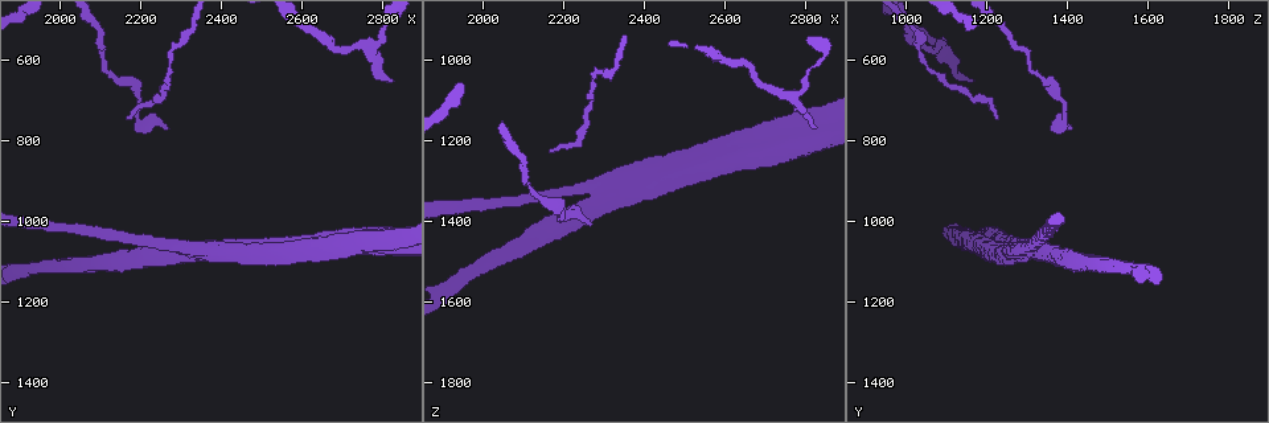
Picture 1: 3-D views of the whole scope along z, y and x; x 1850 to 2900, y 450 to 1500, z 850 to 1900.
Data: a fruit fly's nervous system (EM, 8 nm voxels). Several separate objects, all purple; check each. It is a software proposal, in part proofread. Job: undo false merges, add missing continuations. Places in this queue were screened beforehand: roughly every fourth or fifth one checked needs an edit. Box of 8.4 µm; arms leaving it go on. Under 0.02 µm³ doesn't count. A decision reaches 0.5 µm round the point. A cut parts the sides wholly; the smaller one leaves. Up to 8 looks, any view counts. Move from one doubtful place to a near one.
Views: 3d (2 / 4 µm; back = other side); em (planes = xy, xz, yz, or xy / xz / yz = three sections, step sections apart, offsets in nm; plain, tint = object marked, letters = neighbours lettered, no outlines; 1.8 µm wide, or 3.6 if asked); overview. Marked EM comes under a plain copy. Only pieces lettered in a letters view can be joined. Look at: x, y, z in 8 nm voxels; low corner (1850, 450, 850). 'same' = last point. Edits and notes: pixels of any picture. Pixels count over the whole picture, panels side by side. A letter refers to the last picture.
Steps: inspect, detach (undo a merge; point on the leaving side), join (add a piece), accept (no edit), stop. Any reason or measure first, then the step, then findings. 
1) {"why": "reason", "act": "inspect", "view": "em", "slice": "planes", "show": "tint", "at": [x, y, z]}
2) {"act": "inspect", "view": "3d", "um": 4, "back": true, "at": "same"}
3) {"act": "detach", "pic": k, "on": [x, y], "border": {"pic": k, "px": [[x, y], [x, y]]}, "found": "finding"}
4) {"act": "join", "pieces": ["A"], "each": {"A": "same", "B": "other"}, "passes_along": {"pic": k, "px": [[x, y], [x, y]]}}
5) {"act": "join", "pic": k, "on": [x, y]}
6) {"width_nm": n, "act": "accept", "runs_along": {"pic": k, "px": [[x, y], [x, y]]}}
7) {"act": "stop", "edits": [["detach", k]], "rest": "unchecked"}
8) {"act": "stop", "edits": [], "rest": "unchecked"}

{"why": "three-way junction", "act": "inspect", "view": "em", "slice": "xy", "step": 8, "show": "tint", "at": [2350, 1070, 1325]}

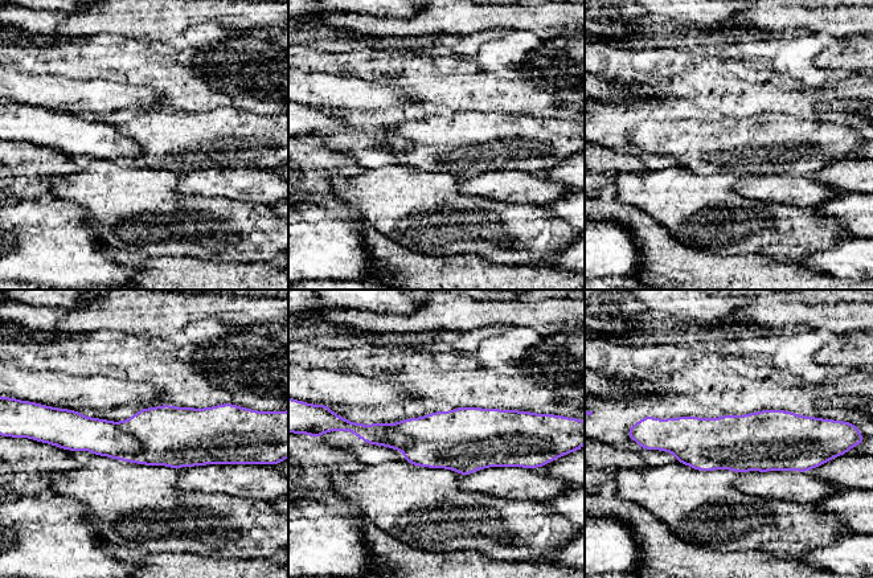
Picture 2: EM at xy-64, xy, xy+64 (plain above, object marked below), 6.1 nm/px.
{"why": "cut it another way", "act": "inspect", "view": "em", "slice": "planes", "show": "letters", "at": "same"}

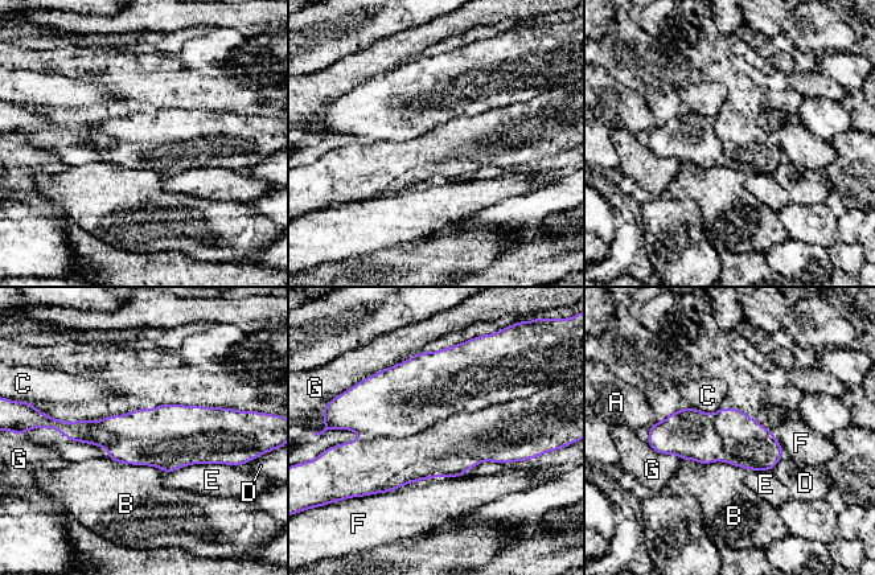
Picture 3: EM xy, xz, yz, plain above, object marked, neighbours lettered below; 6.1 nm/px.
{"width_nm": 320, "act": "detach", "pic": 3, "on": [409, 397], "each": {"A": "other", "B": "other", "C": "other", "D": "other", "E": "other", "F": "other", "G": "other"}, "border": {"pic": 3, "px": [[520, 397], [362, 439]]}, "found": "two neurons meet here"}

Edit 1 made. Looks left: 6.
{"why": "sharp bend", "act": "inspect", "view": "3d", "um": 4, "at": [2200, 725, 1385]}

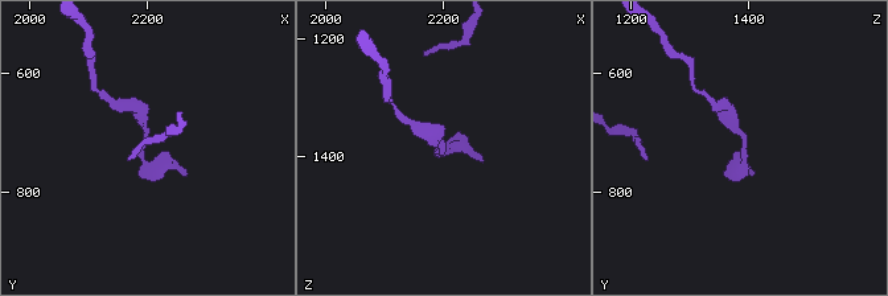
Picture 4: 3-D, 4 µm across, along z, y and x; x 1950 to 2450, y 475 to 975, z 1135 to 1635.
{"act": "inspect", "view": "em", "um": 3.6, "slice": "planes", "show": "letters", "at": [2200, 720, 1390]}

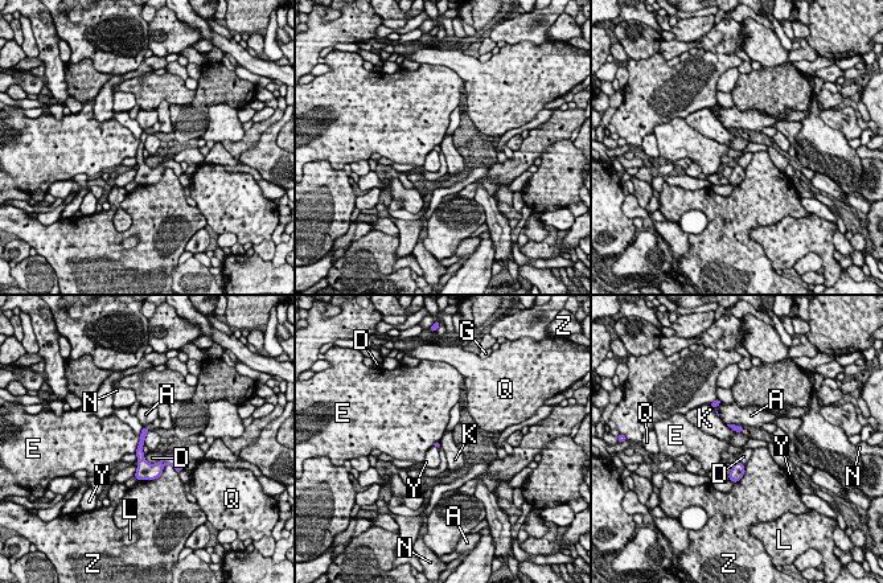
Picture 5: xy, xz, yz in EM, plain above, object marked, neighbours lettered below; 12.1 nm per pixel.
{"act": "accept", "each": {"A": "other", "D": "other", "E": "other", "G": "other", "K": "other", "L": "other", "N": "other", "Q": "other", "Y": "other", "Z": "other"}, "border": {"pic": 5, "px": [[150, 427], [143, 444]]}, "found": "one neuron here"}

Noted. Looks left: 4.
{"why": "calibre changes", "act": "inspect", "view": "em", "slice": "yz", "step": 16, "show": "tint", "at": [2090, 520, 1240]}

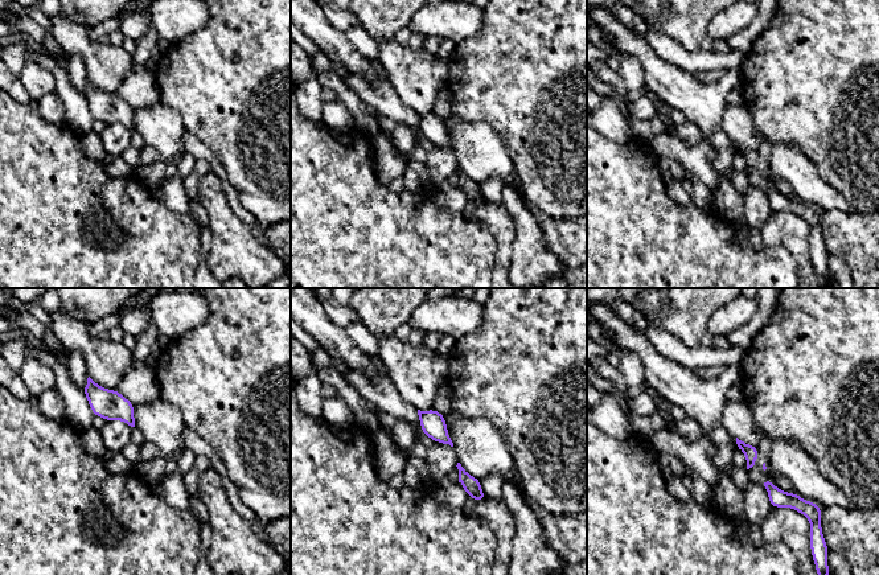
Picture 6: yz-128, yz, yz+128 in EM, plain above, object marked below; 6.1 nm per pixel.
{"act": "inspect", "view": "em", "slice": "planes", "show": "letters", "at": "same"}

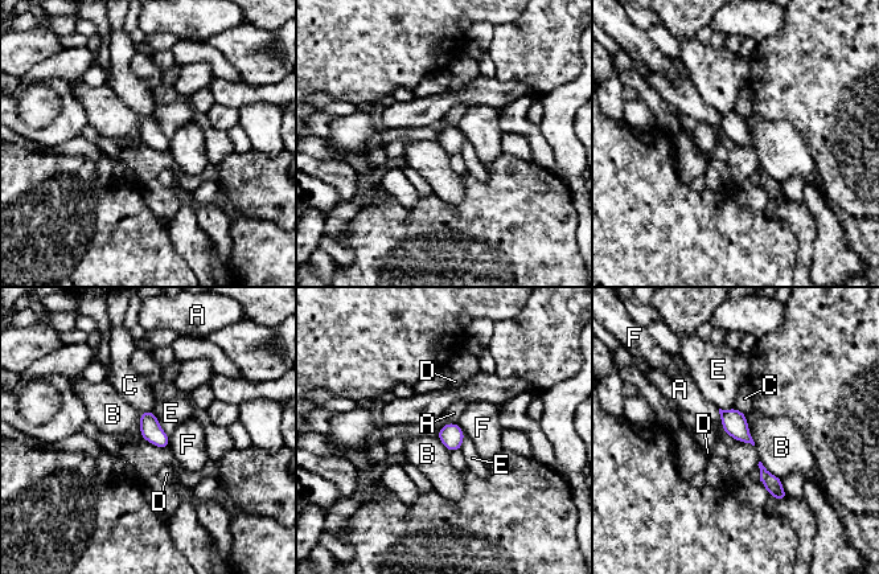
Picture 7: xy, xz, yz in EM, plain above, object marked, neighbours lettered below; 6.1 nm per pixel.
{"act": "accept", "each": {"A": "other", "B": "other", "C": "other", "D": "other", "E": "other", "F": "other"}, "border": {"pic": 7, "px": [[744, 414], [755, 445]]}, "found": "one neuron here"}

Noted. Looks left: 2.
{"act": "stop", "edits": [["detach", 3]], "rest": "unchecked"}

